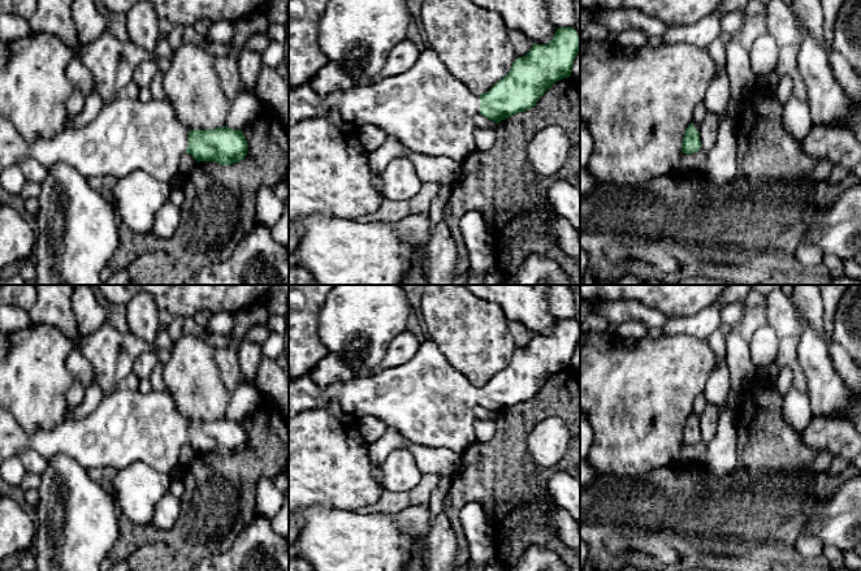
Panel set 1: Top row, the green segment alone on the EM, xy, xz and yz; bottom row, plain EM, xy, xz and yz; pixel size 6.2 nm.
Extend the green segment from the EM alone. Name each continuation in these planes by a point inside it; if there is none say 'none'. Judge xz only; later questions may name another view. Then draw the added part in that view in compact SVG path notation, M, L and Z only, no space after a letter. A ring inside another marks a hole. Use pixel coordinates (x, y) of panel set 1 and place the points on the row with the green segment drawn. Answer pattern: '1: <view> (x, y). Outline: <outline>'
1: xz (431, 112). Outline: M423 51L415 65L395 77L375 81L369 86L354 86L320 99L308 83L289 91L289 126L316 117L325 117L337 109L346 121L359 127L372 124L398 139L408 150L429 157L450 157L464 161L475 151L473 116L480 113L480 98L455 78L438 53Z

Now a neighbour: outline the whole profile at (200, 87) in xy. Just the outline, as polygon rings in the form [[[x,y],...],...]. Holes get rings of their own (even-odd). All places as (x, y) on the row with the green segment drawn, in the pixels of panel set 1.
[[[196,44],[181,46],[165,62],[163,88],[176,118],[187,130],[211,130],[225,126],[232,104],[243,91],[237,55],[217,57]]]

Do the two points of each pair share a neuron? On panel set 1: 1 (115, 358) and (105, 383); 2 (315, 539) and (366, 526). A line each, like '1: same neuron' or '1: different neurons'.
1: same neuron
2: same neuron

